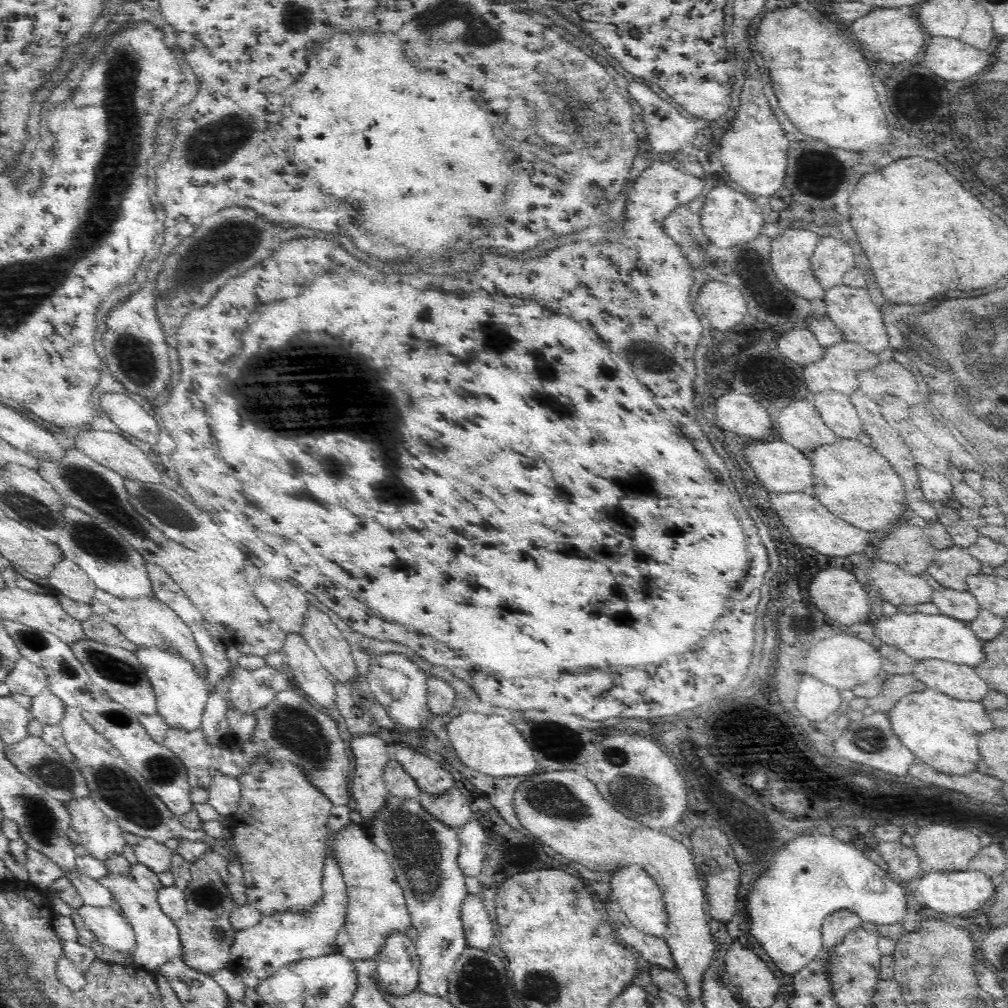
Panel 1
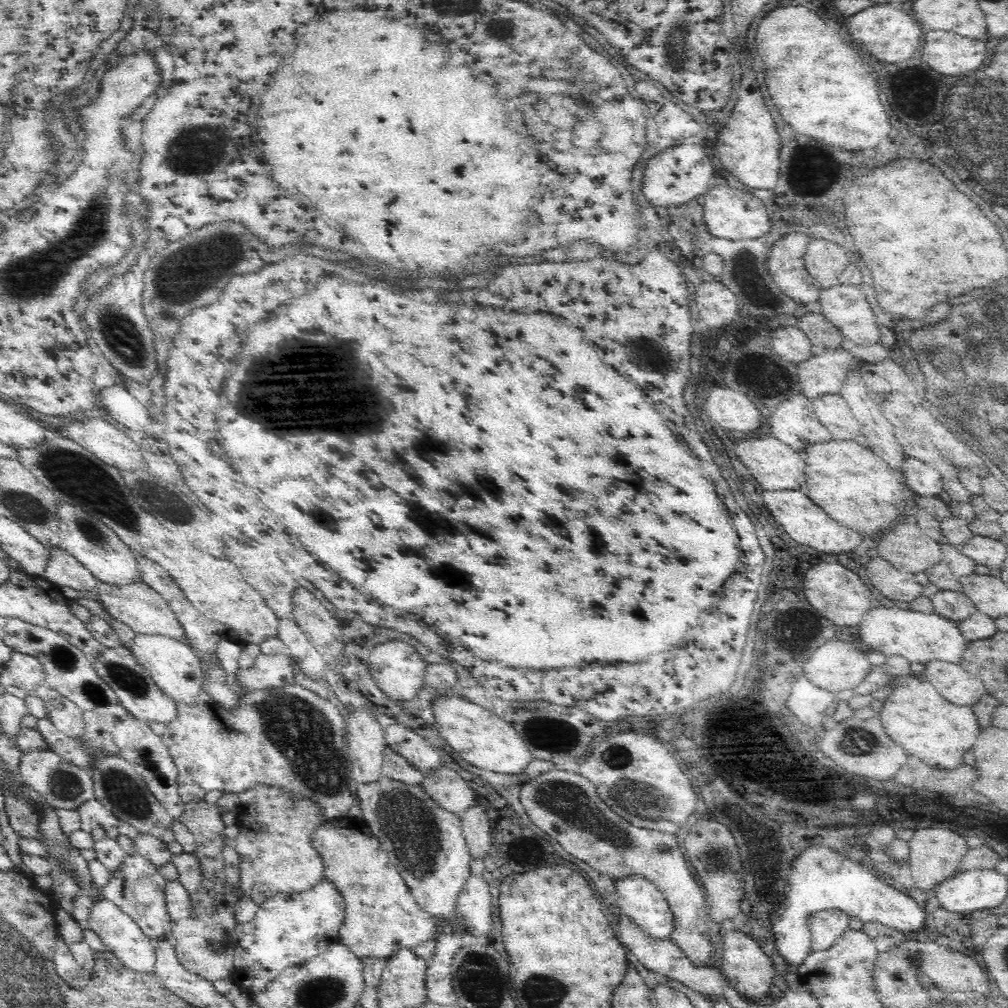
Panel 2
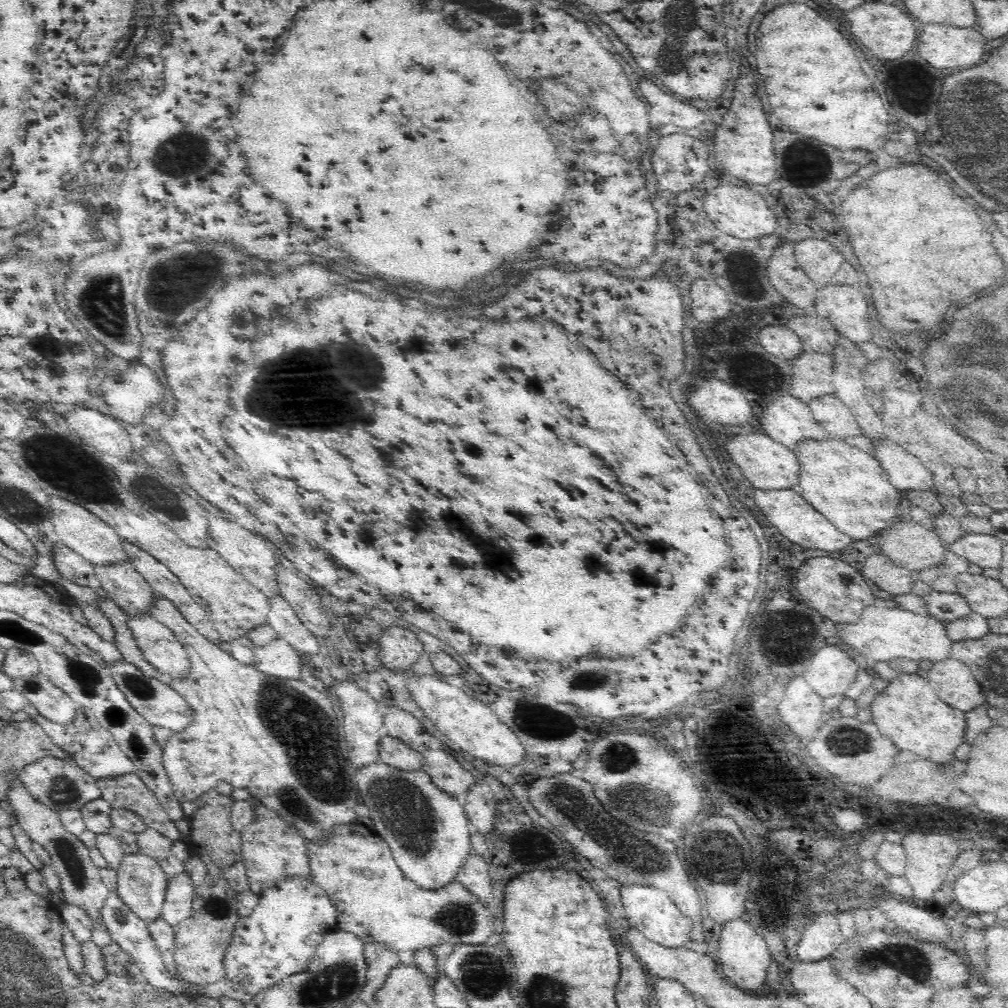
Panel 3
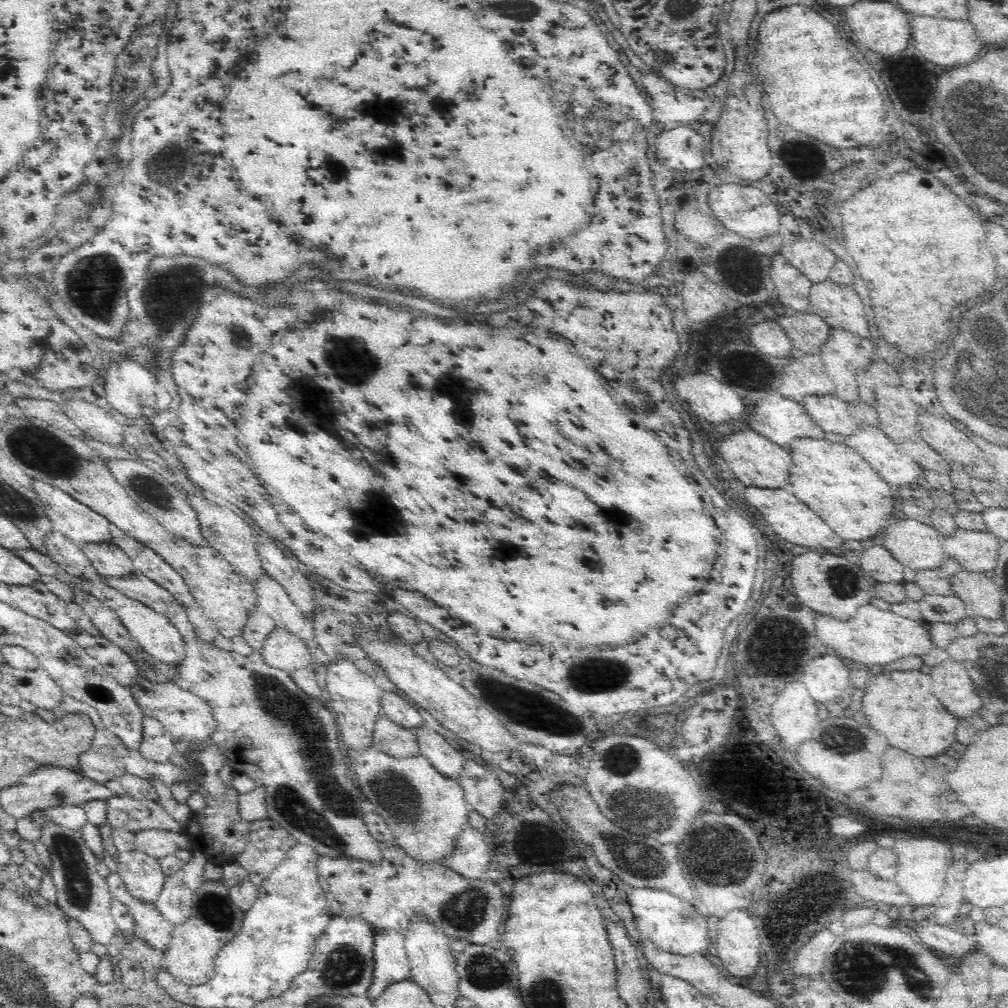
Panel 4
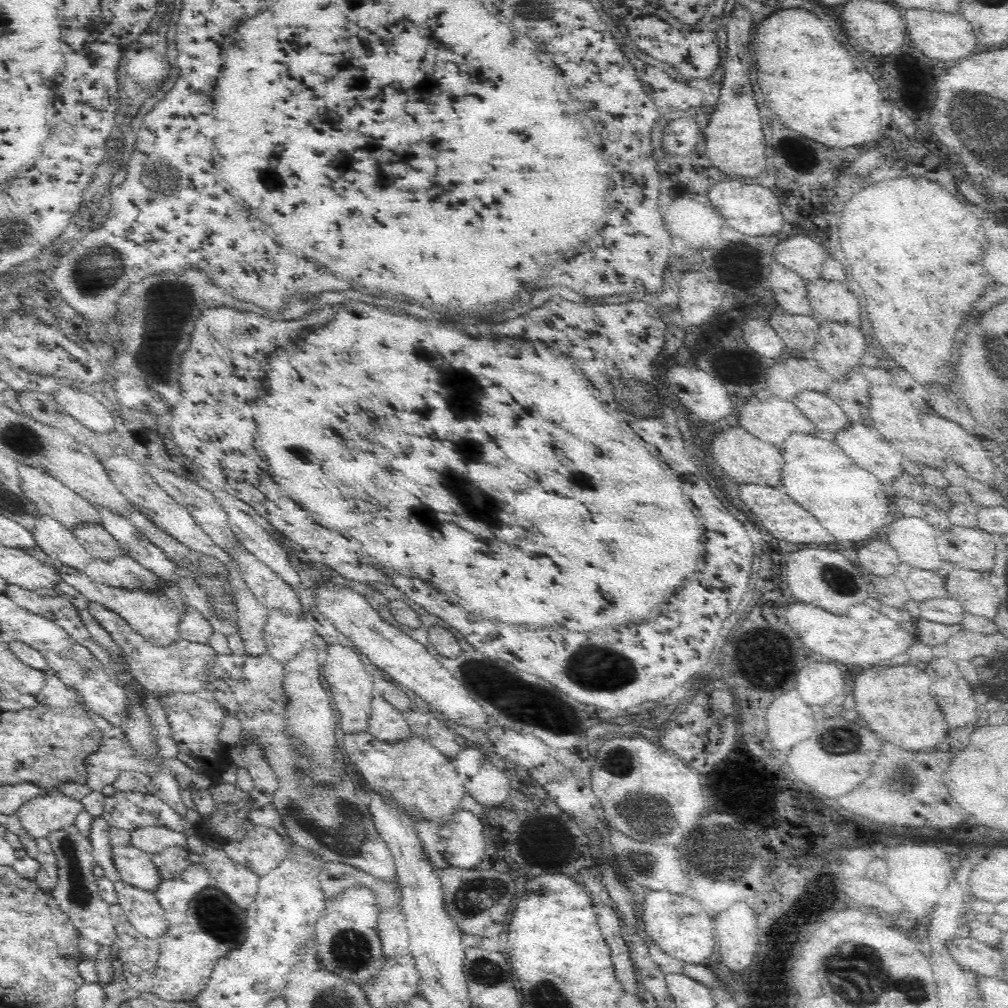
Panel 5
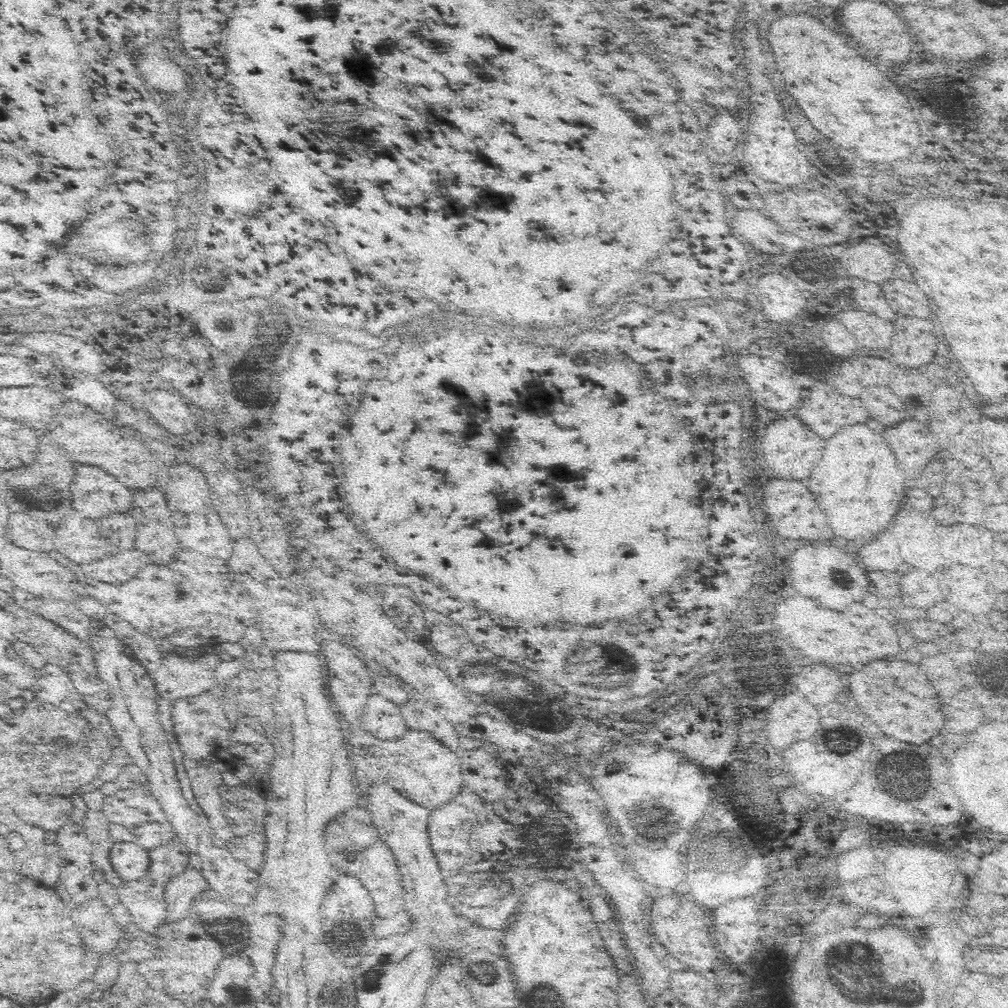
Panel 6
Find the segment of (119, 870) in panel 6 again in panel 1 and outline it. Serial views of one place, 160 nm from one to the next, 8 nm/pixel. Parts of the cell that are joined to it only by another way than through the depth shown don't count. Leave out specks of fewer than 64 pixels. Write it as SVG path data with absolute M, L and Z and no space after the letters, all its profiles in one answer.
M136 862L130 865L126 874L110 874L104 878L98 878L98 882L108 889L113 898L112 904L119 907L136 933L135 966L153 972L160 964L170 962L170 960L174 960L174 957L182 957L181 942L175 920L161 910L158 902L158 892L163 884L160 882L157 872Z

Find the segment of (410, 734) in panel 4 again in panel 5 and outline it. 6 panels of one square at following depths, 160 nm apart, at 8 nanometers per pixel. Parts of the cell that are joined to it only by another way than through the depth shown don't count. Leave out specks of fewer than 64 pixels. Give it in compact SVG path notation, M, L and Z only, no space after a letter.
M384 697L370 699L370 716L367 731L383 741L405 739L411 732L404 712Z

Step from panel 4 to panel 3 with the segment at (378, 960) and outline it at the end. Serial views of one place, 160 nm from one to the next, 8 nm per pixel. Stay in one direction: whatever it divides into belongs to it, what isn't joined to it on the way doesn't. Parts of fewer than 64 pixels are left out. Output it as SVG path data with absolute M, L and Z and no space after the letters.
M367 942L365 956L368 964L367 982L360 999L370 1006L374 1006L374 998L378 990L389 980L390 974L402 965L400 954L394 947L382 942Z

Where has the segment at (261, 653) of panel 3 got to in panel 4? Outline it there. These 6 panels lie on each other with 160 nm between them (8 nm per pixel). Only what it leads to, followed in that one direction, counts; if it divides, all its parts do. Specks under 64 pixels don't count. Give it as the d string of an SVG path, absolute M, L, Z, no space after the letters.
M277 626L266 637L260 652L270 666L288 672L312 662L311 643L302 637Z

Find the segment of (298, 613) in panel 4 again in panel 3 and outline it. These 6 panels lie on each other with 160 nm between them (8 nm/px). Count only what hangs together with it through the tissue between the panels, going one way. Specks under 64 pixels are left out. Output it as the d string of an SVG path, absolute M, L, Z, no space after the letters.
M279 592L269 598L269 603L267 622L274 627L277 636L288 641L298 652L320 654L320 638L305 627L292 605Z

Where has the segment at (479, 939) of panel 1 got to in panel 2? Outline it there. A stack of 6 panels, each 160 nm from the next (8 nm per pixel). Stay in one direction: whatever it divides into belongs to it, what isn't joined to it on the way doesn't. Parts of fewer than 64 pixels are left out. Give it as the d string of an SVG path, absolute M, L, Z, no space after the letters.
M470 873L457 896L456 908L465 920L465 932L476 938L488 936L492 924L492 896L488 880L482 875Z

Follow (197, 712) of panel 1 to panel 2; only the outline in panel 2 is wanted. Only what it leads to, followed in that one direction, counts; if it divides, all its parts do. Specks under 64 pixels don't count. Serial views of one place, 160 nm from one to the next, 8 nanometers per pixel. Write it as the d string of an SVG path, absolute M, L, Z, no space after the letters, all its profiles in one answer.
M137 632L129 649L135 659L150 673L152 680L166 695L170 695L176 704L182 701L192 704L197 699L203 684L203 672L201 661L190 644L168 635Z

